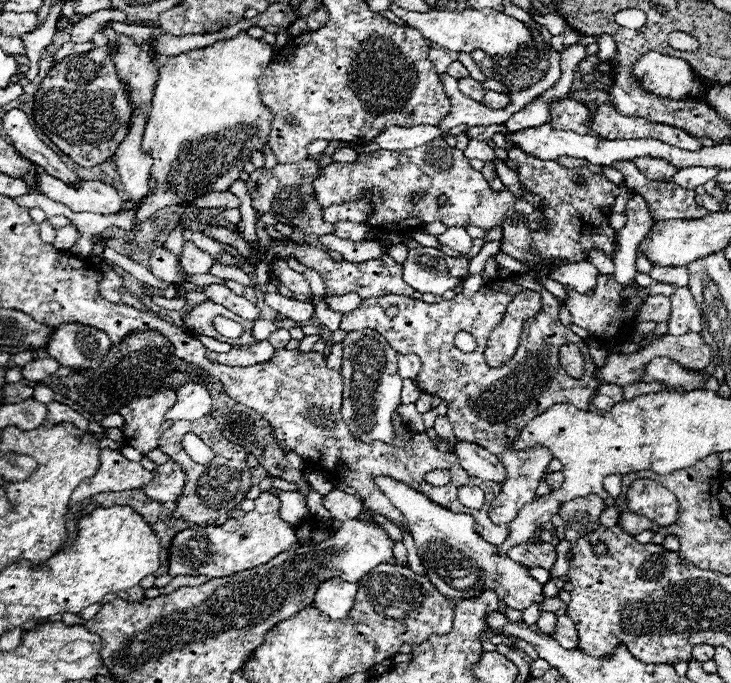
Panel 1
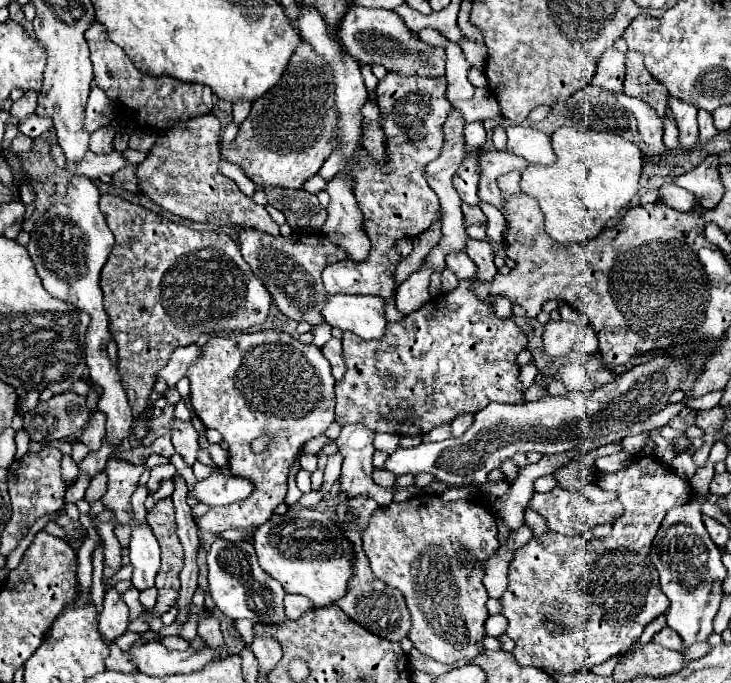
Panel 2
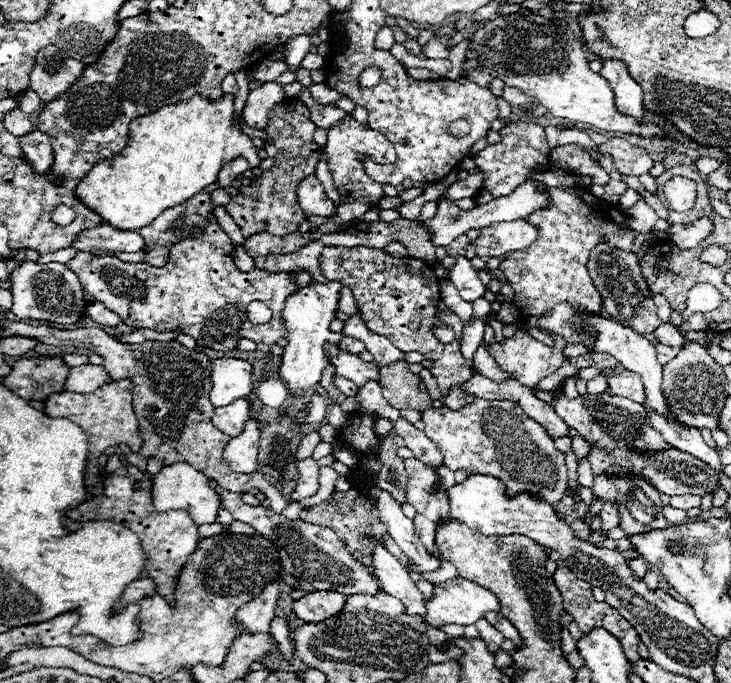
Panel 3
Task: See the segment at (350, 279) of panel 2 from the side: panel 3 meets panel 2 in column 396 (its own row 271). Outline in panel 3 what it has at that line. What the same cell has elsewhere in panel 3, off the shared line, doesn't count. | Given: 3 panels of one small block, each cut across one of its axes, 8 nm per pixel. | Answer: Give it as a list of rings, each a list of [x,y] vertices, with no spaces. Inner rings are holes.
[[[212,214],[202,230],[172,246],[168,262],[162,268],[144,262],[122,262],[108,254],[100,258],[96,258],[96,254],[76,254],[66,266],[80,278],[88,294],[98,302],[104,302],[104,306],[116,312],[120,320],[132,328],[150,328],[156,332],[184,330],[198,346],[222,352],[234,350],[234,336],[272,346],[280,338],[286,338],[282,310],[286,298],[296,290],[294,280],[288,272],[268,274],[258,268],[240,272],[234,266],[232,252],[232,240]],[[252,300],[262,300],[270,306],[274,312],[270,322],[252,324],[246,318],[246,306]]]

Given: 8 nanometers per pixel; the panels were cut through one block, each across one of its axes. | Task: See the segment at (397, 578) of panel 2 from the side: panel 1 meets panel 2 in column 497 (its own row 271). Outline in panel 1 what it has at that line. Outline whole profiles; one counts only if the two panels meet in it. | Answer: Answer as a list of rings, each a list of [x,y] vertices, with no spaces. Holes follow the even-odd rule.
[[[542,266],[542,270],[534,272],[520,272],[513,278],[496,279],[488,282],[474,296],[454,296],[452,300],[444,300],[440,304],[428,304],[414,298],[400,298],[400,296],[388,296],[388,298],[368,298],[362,300],[360,308],[346,312],[342,318],[340,328],[346,332],[352,330],[364,330],[372,328],[380,332],[388,344],[400,352],[400,354],[416,354],[422,360],[420,378],[416,378],[416,386],[420,386],[422,392],[440,396],[442,400],[448,400],[448,420],[452,422],[454,434],[462,442],[474,442],[490,450],[500,458],[506,470],[506,482],[502,486],[502,492],[492,500],[488,508],[488,518],[494,524],[510,524],[516,514],[534,500],[536,488],[540,484],[540,478],[548,466],[548,462],[554,458],[546,448],[538,446],[538,450],[524,450],[516,452],[512,450],[514,438],[526,428],[526,424],[536,418],[538,414],[546,412],[554,404],[572,404],[578,410],[588,410],[590,400],[594,398],[596,388],[602,384],[596,378],[596,366],[592,364],[588,356],[588,346],[582,338],[578,338],[572,330],[566,326],[556,324],[558,322],[558,310],[560,300],[552,296],[538,280],[546,278],[554,270],[554,266]],[[522,290],[536,290],[542,298],[542,310],[534,318],[528,318],[522,324],[522,336],[520,346],[512,360],[500,368],[490,368],[484,362],[484,348],[488,342],[488,334],[496,326],[496,322],[502,322],[506,304],[512,302],[512,298]],[[396,306],[398,316],[388,318],[386,308]],[[458,332],[470,332],[476,338],[476,350],[470,354],[460,352],[454,346],[454,336]],[[574,342],[586,360],[586,374],[582,378],[570,378],[564,368],[558,362],[558,348],[562,344]]]

